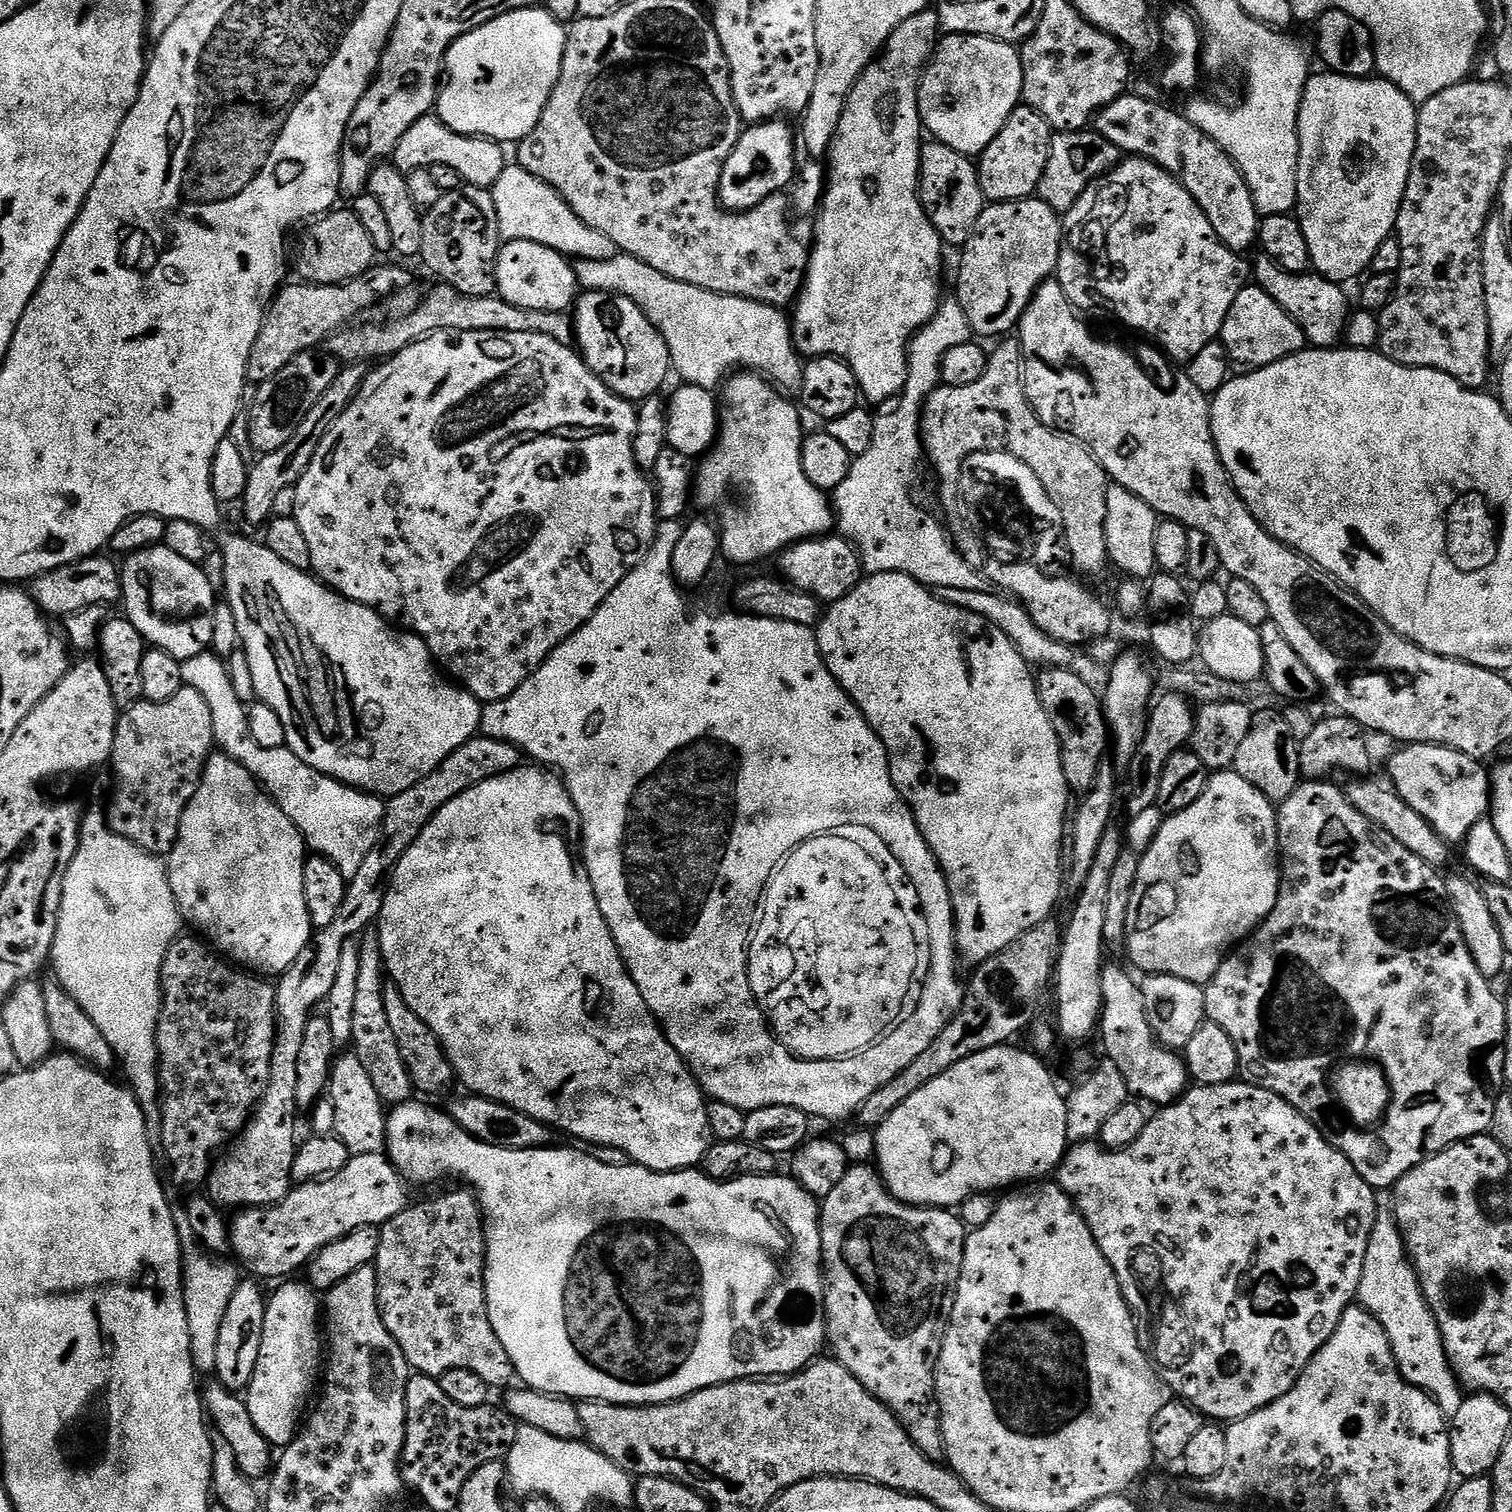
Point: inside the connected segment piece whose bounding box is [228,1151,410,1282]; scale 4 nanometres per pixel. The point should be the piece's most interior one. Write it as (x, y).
(272, 1242)

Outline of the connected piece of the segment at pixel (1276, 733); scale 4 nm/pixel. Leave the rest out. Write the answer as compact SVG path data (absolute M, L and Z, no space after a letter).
M1257 711L1253 715L1250 734L1246 734L1238 750L1234 770L1242 778L1246 778L1246 782L1250 782L1250 786L1254 786L1268 800L1279 802L1294 794L1296 787L1302 783L1300 746L1279 711Z

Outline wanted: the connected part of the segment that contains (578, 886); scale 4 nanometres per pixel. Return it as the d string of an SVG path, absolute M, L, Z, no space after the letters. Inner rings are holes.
M521 766L513 772L478 782L478 786L468 788L458 794L458 798L446 802L446 806L432 816L422 834L418 834L416 841L396 863L378 921L387 979L395 984L406 1006L410 1006L410 1010L414 1010L414 1014L418 1014L418 1018L422 1018L438 1038L452 1063L455 1079L459 1083L461 1080L469 1093L514 1106L514 1110L522 1110L522 1114L538 1118L553 1130L560 1131L561 1128L569 1132L576 1140L625 1152L631 1163L649 1168L651 1172L695 1169L714 1143L710 1122L706 1118L706 1093L688 1063L666 1038L660 1023L646 1006L646 998L642 998L634 978L630 978L622 954L618 954L618 946L610 934L610 926L606 926L606 918L602 918L602 910L598 910L598 898L594 898L594 886L590 886L588 872L568 849L568 844L581 843L582 829L580 811L574 806L567 786L555 771L547 767L528 767L532 768Z

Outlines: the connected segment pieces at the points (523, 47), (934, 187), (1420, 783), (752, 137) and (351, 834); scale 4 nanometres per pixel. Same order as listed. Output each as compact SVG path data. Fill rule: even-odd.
M544 6L507 12L466 33L452 43L444 60L442 76L446 83L436 97L435 115L450 130L463 136L486 136L497 142L526 138L538 126L538 118L542 118L542 110L558 82L567 41L565 25L559 24Z
M941 140L925 143L920 149L920 200L945 245L963 246L972 237L974 226L986 207L980 174L973 157L950 150L950 146Z
M1404 744L1386 763L1391 787L1426 818L1428 825L1449 846L1463 845L1470 826L1489 815L1492 782L1489 769L1484 767L1473 756L1441 744Z
M784 118L766 120L741 131L730 158L726 158L720 179L720 202L725 208L732 212L745 212L774 193L784 192L793 183L798 171L798 136L786 121Z
M204 662L185 663L182 678L185 685L198 690L198 694L206 698L206 706L210 706L215 747L237 760L260 783L261 788L280 807L282 814L290 818L305 845L315 855L330 858L330 862L342 870L342 878L352 880L362 867L366 854L370 854L370 837L379 829L381 797L363 792L361 788L353 788L333 776L323 776L318 770L306 766L306 762L302 762L302 758L298 758L298 754L291 752L287 746L278 749L258 746L247 725L248 709L232 685L231 674L216 672L214 665L200 663Z

